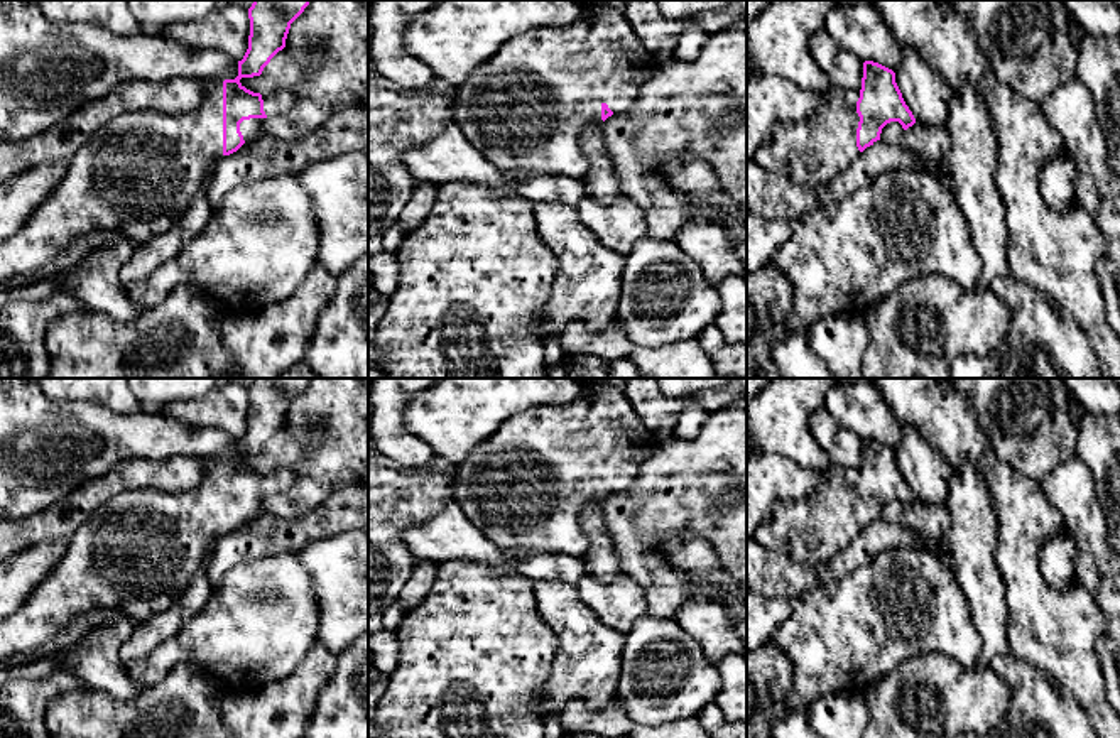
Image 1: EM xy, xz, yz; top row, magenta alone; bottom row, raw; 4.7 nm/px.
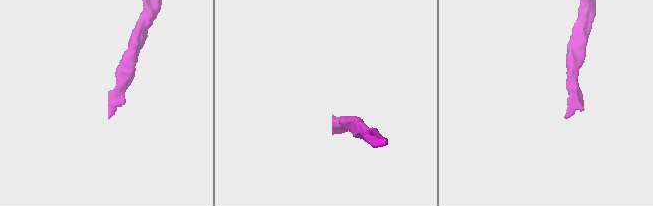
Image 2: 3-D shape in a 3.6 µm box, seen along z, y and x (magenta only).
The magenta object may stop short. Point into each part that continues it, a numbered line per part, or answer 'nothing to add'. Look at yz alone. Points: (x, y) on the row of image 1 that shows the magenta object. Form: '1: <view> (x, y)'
1: yz (815, 151)

